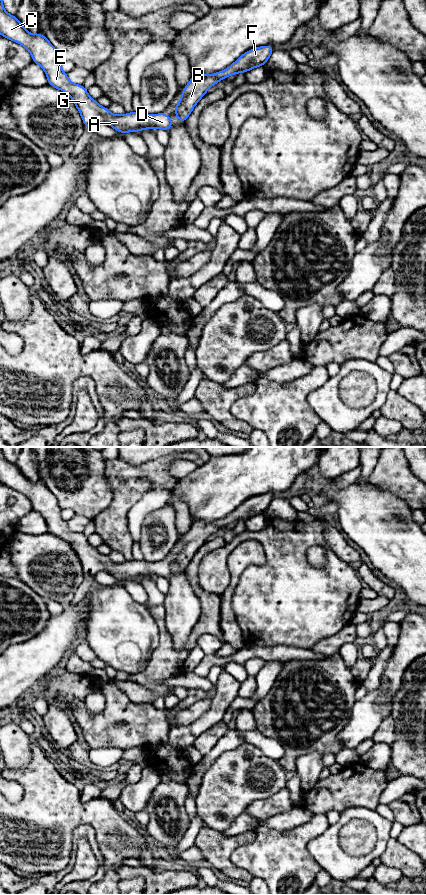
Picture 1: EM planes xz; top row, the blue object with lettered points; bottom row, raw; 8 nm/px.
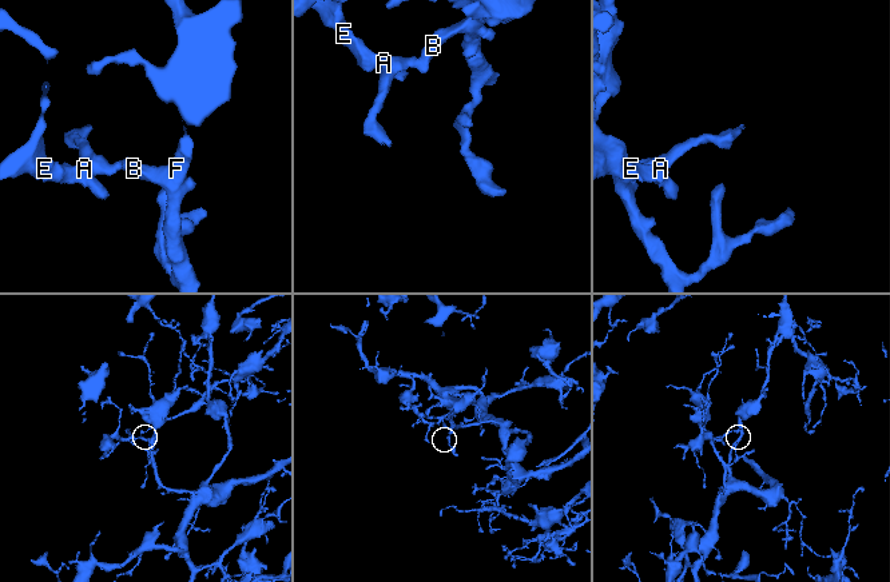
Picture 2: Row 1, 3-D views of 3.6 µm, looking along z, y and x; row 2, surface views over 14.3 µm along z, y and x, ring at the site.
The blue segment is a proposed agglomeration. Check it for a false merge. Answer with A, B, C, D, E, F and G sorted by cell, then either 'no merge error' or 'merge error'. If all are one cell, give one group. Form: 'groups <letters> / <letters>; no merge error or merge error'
groups A B C D E F G; no merge error

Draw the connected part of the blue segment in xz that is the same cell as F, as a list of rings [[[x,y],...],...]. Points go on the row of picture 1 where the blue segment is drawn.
[[[272,45],[253,48],[240,56],[231,66],[215,74],[194,73],[190,82],[181,93],[181,100],[175,106],[175,114],[180,122],[185,122],[195,105],[207,93],[207,90],[220,80],[233,74],[250,71],[264,66],[273,52]]]

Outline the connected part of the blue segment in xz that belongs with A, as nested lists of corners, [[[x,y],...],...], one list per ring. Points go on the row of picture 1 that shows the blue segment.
[[[0,0],[0,35],[20,43],[31,54],[33,63],[40,65],[46,73],[48,84],[67,93],[75,103],[85,127],[95,129],[104,122],[113,127],[117,132],[139,132],[140,130],[157,128],[168,132],[172,120],[164,112],[148,115],[144,112],[131,112],[125,115],[114,115],[108,108],[102,107],[92,99],[83,85],[69,81],[67,73],[61,69],[61,60],[58,51],[40,34],[29,33],[16,16],[8,14]]]

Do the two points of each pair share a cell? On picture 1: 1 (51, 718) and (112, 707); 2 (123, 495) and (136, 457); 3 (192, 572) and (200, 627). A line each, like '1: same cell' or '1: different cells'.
1: different cells
2: different cells
3: same cell

